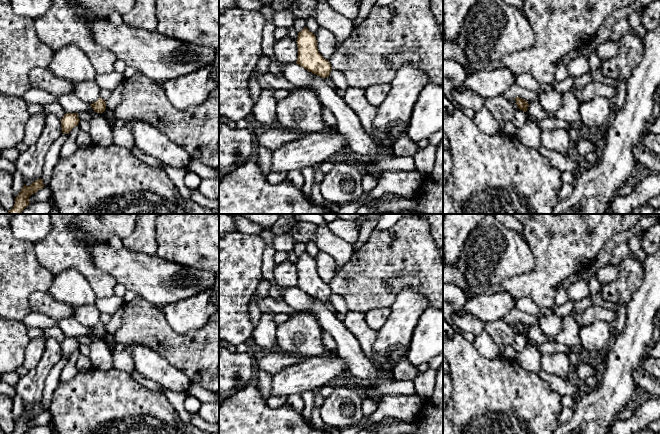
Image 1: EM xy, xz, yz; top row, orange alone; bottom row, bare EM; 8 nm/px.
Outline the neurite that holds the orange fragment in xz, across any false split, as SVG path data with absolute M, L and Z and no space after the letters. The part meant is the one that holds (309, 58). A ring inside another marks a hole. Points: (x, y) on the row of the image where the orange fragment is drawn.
M305 27L298 33L296 41L298 47L296 63L312 74L322 78L329 77L332 67L329 61L319 53L315 34Z

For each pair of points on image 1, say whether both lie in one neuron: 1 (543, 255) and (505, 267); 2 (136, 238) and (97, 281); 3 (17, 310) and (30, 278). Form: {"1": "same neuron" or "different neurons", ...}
{"1": "different neurons", "2": "different neurons", "3": "same neuron"}

